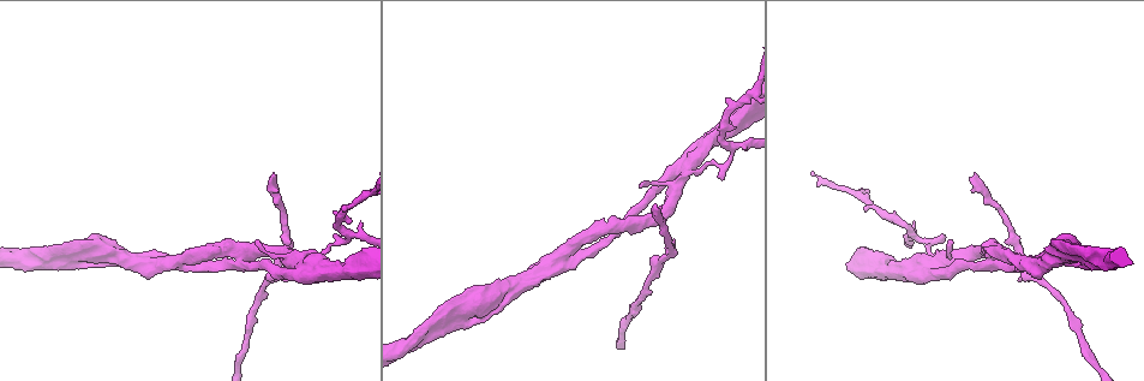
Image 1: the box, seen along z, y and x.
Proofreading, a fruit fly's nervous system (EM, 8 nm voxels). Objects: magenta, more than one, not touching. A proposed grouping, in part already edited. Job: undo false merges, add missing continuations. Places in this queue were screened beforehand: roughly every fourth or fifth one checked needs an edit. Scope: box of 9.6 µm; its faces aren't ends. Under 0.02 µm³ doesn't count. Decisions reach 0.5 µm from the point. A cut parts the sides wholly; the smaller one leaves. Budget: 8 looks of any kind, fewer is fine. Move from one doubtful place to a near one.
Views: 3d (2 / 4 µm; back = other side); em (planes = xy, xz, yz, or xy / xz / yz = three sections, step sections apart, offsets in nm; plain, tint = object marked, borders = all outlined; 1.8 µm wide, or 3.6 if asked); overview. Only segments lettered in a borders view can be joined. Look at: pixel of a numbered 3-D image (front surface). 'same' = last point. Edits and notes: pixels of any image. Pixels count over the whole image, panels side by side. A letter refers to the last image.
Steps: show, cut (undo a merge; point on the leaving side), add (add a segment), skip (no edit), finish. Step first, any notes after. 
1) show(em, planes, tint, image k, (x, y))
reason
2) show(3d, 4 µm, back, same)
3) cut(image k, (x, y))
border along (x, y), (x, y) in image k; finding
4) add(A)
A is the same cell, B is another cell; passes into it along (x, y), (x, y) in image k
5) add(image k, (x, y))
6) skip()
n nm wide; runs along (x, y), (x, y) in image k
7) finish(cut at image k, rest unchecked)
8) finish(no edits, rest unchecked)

show(em, planes, borders, image 1, (176, 263))
two arms in line, one across

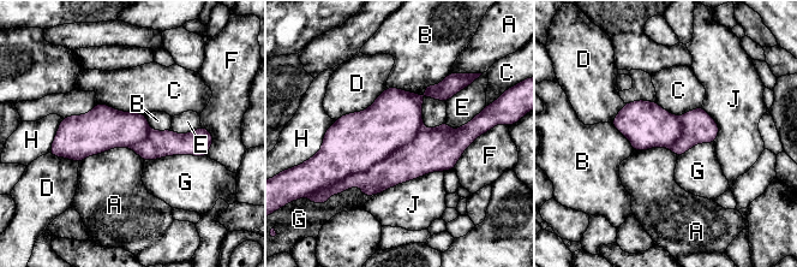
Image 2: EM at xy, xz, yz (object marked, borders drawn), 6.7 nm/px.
skip()
A, B, C, D, E, F, G, H and J are other cells; all the same neuron

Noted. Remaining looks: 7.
show(3d, 2 µm, image 1, (242, 252))
three-way junction

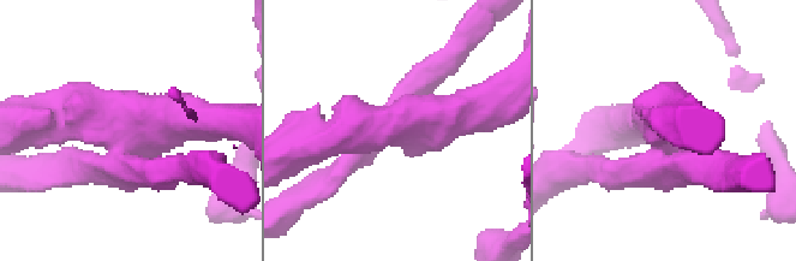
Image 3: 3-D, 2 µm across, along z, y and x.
show(em, 3.6 µm, xz, step 8, borders, image 3, (133, 122))

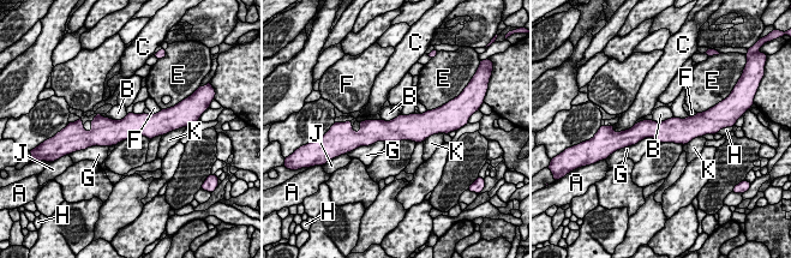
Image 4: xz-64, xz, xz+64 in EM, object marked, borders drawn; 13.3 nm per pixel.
show(em, 3.6 µm, yz, step 16, borders, same)
cut it another way

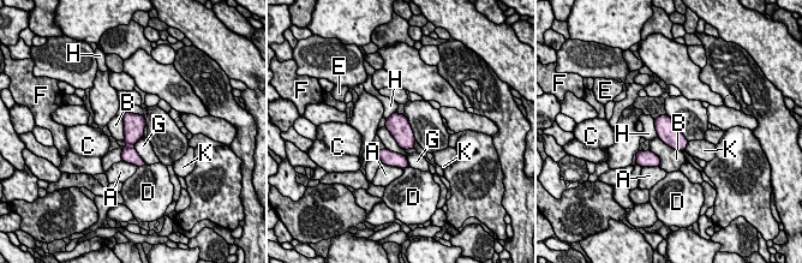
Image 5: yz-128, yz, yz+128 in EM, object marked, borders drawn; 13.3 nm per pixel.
skip()
A, B, C, D, E, F, G, H and K are other cells; border along (384, 126), (404, 149) in image 5; all the same neuron

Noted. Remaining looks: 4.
show(em, planes, borders, image 1, (658, 209))
thin end

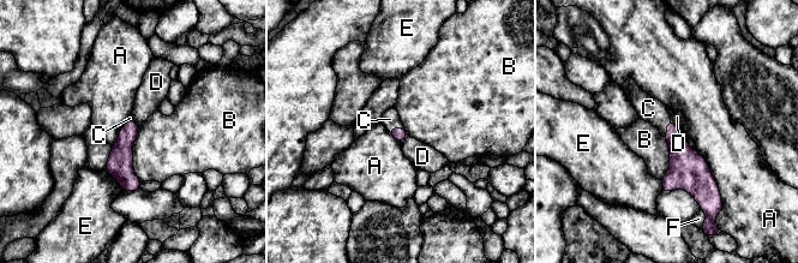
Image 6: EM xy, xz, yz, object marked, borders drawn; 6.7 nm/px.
add(C)
B touches over 380 nm; C is the same cell, A, B, D, E and F are other cells; passes into it along (684, 161), (667, 129), (648, 108) in image 6; the neuron continues

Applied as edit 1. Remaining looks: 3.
finish(add at image 6, rest unchecked)

